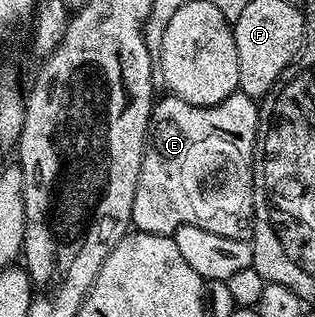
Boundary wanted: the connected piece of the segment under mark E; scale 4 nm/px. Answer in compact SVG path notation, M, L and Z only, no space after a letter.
M243 91L232 92L227 98L223 98L221 104L211 106L195 106L191 102L183 102L177 96L165 94L158 99L153 106L153 113L149 119L149 131L145 152L141 154L141 169L139 170L139 182L135 186L135 200L131 206L133 215L132 227L139 232L150 232L167 236L183 226L199 226L203 230L211 230L211 234L223 234L223 238L239 238L249 240L253 230L253 147L257 141L257 110L259 104L252 96Z

